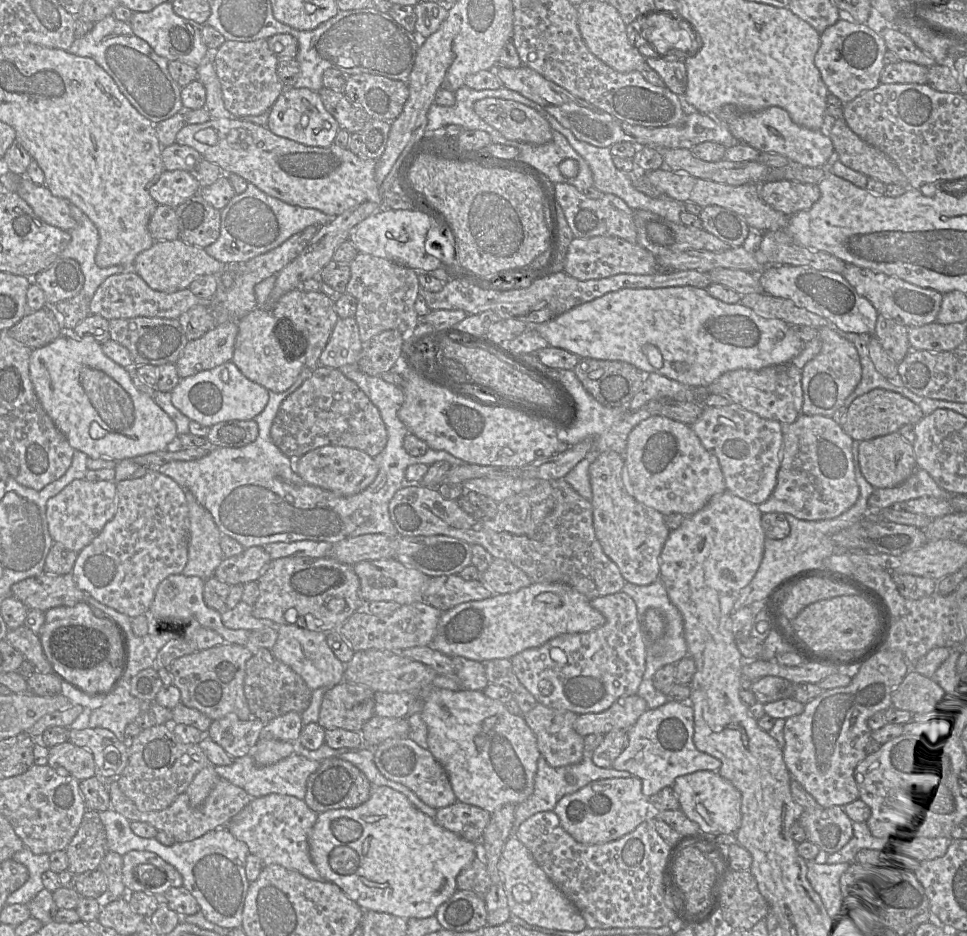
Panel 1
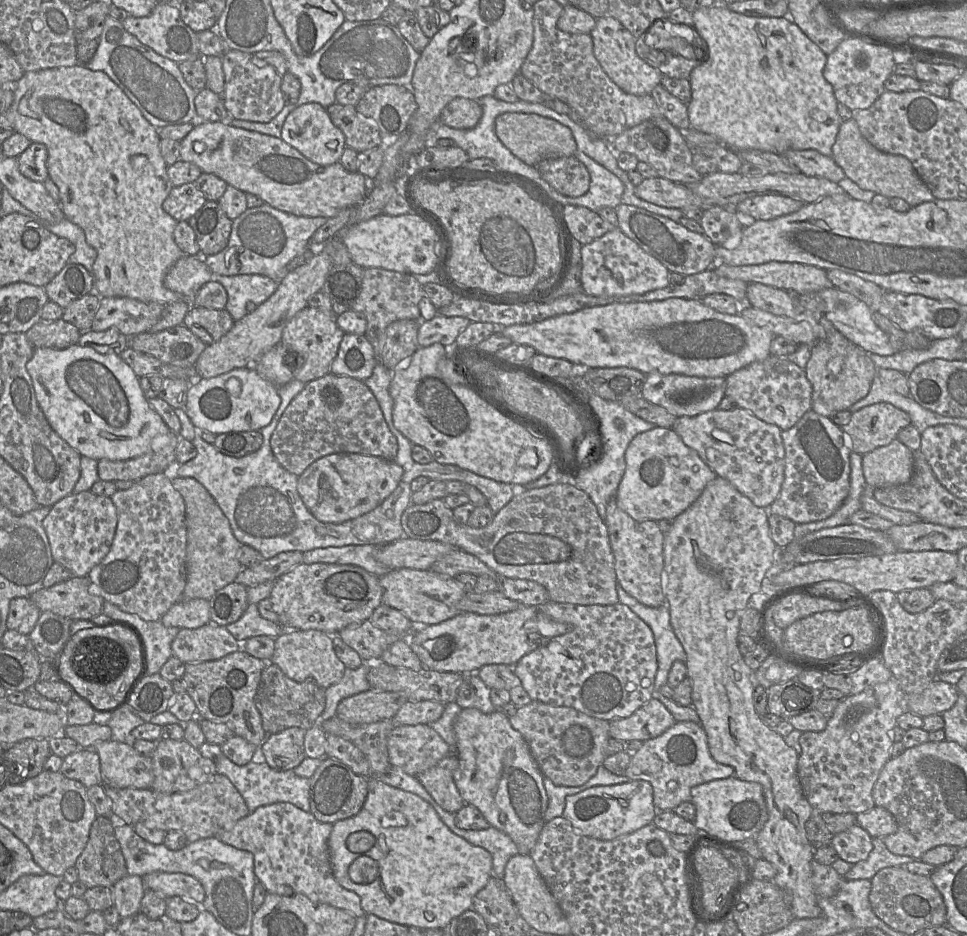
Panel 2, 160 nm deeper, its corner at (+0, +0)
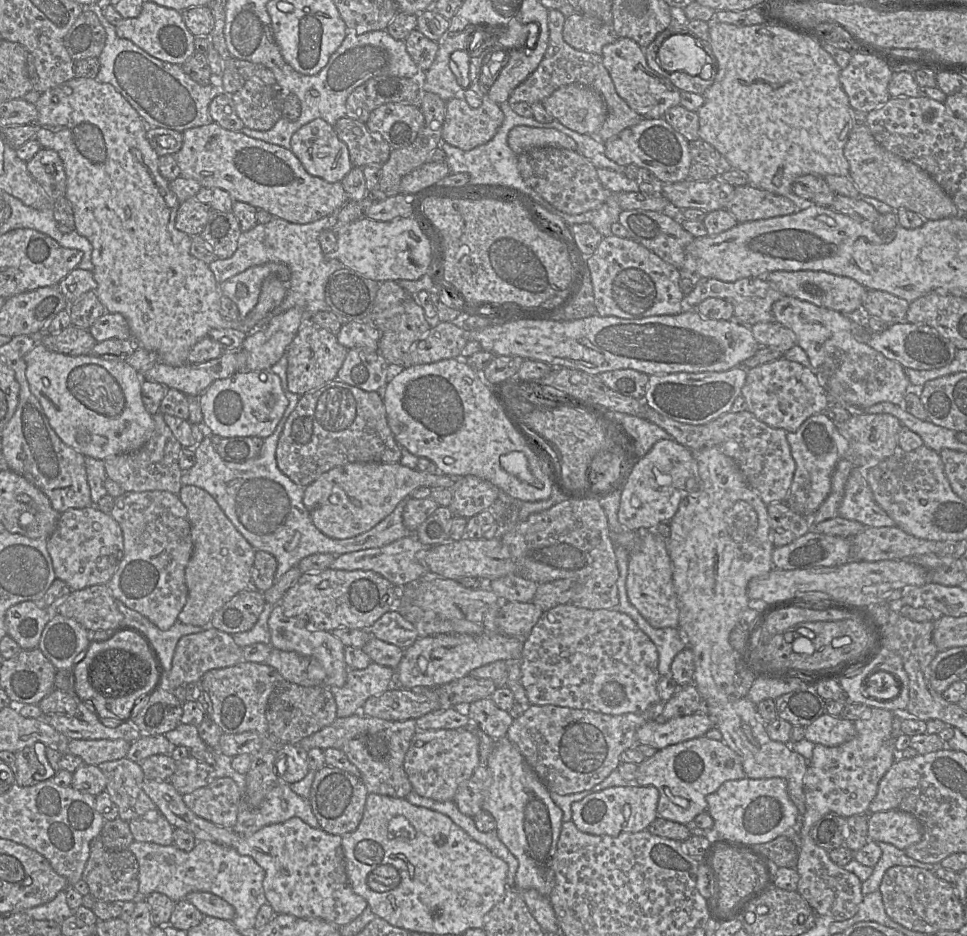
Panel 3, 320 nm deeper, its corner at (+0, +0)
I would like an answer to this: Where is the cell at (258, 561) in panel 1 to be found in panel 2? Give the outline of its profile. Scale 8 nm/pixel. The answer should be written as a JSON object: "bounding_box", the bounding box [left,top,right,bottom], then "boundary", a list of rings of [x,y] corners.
{"bounding_box":[236,552,302,587],"boundary":[[[281,552],[269,559],[263,559],[259,564],[242,568],[236,582],[251,587],[264,582],[274,582],[278,577],[302,562],[302,552]]]}

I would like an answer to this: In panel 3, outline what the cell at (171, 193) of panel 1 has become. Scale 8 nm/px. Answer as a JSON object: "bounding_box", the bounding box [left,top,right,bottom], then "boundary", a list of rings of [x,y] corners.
{"bounding_box":[175,198,211,237],"boundary":[[[189,198],[179,204],[175,227],[190,237],[199,236],[208,222],[211,208],[196,198]]]}

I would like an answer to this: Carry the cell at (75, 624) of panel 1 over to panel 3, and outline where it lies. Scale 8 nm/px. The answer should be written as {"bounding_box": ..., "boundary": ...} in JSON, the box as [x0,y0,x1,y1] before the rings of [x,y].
{"bounding_box":[72,631,162,722],"boundary":[[[130,631],[118,633],[106,641],[91,641],[85,657],[72,670],[74,689],[80,700],[107,722],[129,717],[136,701],[156,688],[162,676],[152,647],[144,637]]]}

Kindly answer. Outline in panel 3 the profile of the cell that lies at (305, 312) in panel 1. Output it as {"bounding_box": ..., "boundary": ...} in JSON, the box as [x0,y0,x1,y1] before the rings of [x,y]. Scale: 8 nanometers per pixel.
{"bounding_box":[286,324,347,396],"boundary":[[[303,324],[286,350],[288,390],[302,396],[337,379],[347,352],[335,334],[314,324]]]}

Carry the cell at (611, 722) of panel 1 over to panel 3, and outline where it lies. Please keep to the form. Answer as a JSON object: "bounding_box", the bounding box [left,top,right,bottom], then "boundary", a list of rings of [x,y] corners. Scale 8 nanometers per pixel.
{"bounding_box":[636,711,715,750],"boundary":[[[698,711],[664,723],[650,720],[637,730],[636,740],[638,744],[661,750],[670,745],[703,737],[712,728],[715,728],[715,724],[708,714]]]}

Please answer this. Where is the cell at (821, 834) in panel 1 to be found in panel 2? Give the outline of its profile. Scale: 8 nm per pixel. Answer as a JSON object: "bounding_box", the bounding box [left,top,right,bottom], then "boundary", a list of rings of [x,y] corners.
{"bounding_box":[830,823,873,864],"boundary":[[[858,823],[835,834],[830,845],[841,859],[851,864],[867,859],[873,849],[872,837]]]}

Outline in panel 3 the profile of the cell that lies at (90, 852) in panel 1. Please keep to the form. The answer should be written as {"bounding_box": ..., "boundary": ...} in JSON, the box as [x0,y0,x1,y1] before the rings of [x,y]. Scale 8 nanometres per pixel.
{"bounding_box":[82,836,139,902],"boundary":[[[100,836],[90,842],[90,855],[82,874],[90,893],[97,899],[109,902],[136,901],[139,896],[139,864],[136,856],[129,850],[110,850],[106,848]]]}

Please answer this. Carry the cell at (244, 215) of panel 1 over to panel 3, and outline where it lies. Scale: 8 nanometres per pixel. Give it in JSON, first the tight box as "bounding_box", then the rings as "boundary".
{"bounding_box":[209,217,344,332],"boundary":[[[273,217],[265,224],[257,223],[251,230],[241,233],[237,250],[230,258],[215,259],[209,264],[209,269],[218,284],[248,268],[269,262],[283,263],[290,269],[291,277],[284,300],[254,326],[253,332],[261,330],[274,316],[290,308],[300,308],[302,310],[303,324],[310,322],[310,318],[316,312],[331,310],[325,301],[325,286],[329,277],[344,265],[336,258],[325,257],[318,237],[323,230],[332,228],[333,217],[323,217],[307,224],[291,223],[278,217]]]}

